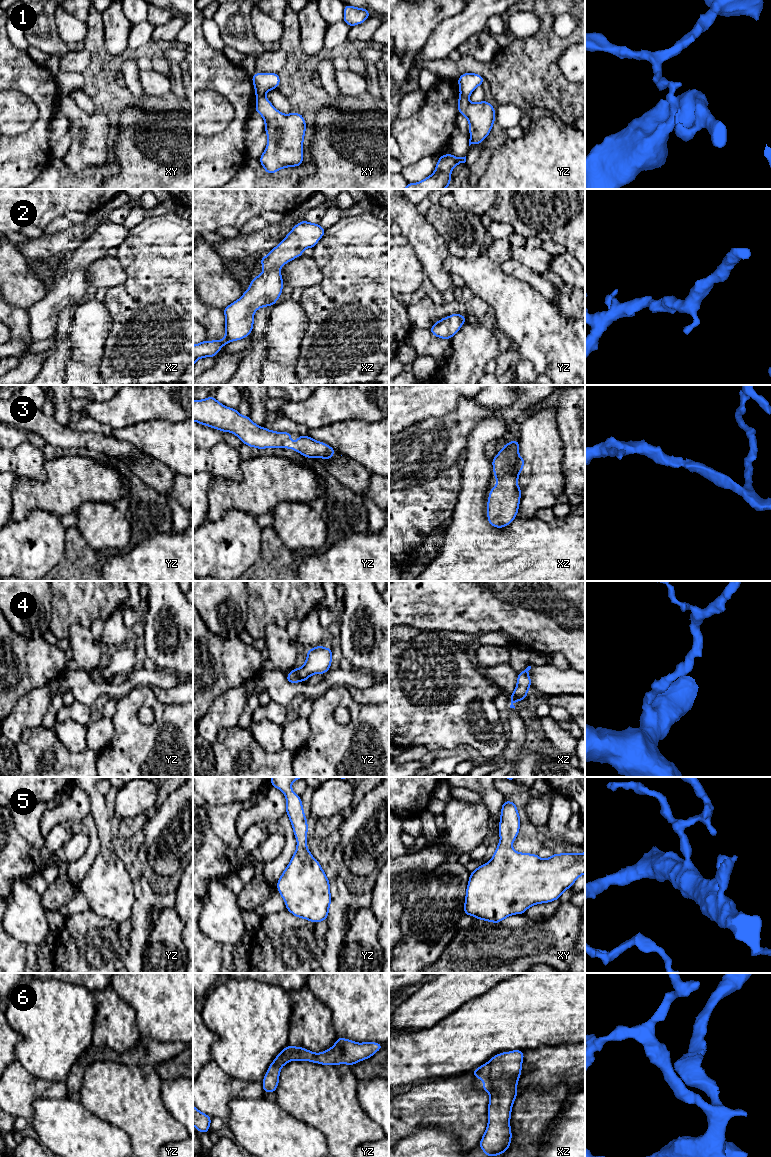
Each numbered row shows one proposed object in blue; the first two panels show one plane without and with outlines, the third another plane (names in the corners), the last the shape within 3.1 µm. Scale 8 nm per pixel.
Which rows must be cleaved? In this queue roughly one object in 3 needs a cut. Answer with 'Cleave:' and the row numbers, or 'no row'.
Cleave: 1

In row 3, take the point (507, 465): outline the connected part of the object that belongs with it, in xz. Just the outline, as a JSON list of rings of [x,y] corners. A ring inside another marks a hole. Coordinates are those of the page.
[[[519,441],[507,444],[493,458],[493,474],[498,482],[489,492],[487,518],[489,524],[503,528],[517,517],[521,498],[518,477],[525,464],[519,456]]]

